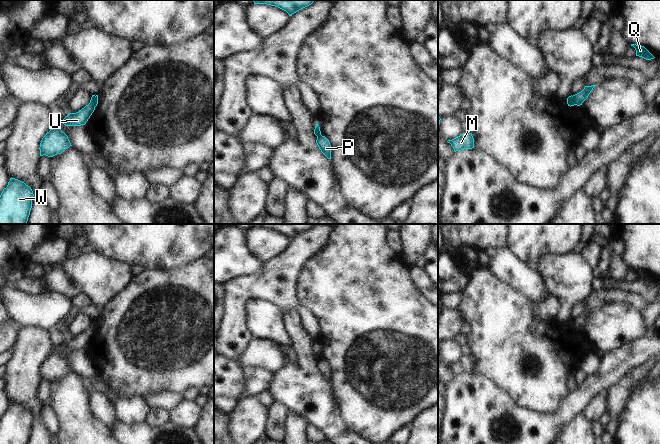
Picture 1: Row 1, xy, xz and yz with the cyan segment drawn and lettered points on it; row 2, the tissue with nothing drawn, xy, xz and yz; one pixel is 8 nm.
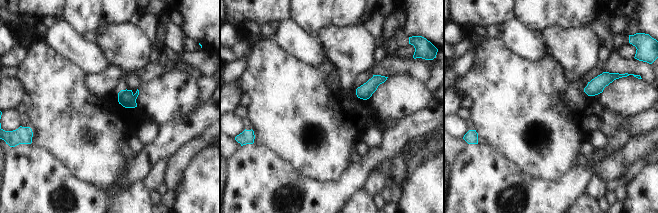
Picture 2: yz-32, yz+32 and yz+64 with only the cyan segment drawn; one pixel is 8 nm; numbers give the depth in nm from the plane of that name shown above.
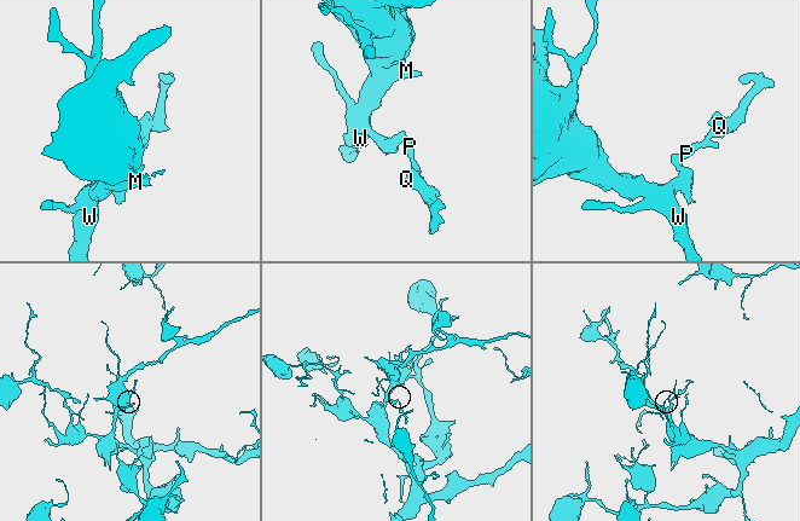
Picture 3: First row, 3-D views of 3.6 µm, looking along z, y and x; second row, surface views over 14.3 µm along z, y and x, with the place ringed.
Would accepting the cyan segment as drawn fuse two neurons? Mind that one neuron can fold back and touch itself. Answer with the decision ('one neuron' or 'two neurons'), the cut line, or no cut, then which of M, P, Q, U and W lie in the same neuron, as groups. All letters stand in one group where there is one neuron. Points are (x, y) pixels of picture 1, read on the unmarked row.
two neurons | yz (572, 320), (575, 328) | M U W / P Q

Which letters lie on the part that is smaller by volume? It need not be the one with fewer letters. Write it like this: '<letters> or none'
P, Q

